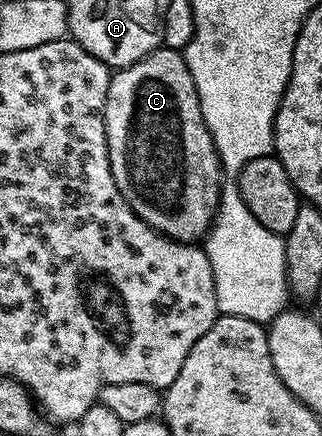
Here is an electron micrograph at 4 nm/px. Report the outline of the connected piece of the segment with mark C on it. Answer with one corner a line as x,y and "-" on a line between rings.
159,46
154,51
147,54
142,60
130,64
127,68
119,68
111,75
108,86
108,98
104,106
104,130
108,138
108,162
112,166
112,178
116,178
116,186
128,202
128,206
148,226
155,228
160,235
166,236
169,240
179,240
181,244
192,244
201,241
206,233
210,231
210,226
214,222
214,213
218,210
218,198
222,194
224,187
224,169
222,161
218,158
218,151
212,142
212,134
204,122
204,114
200,110
200,98
196,94
196,86
192,74
186,65
186,57
177,48
167,48

